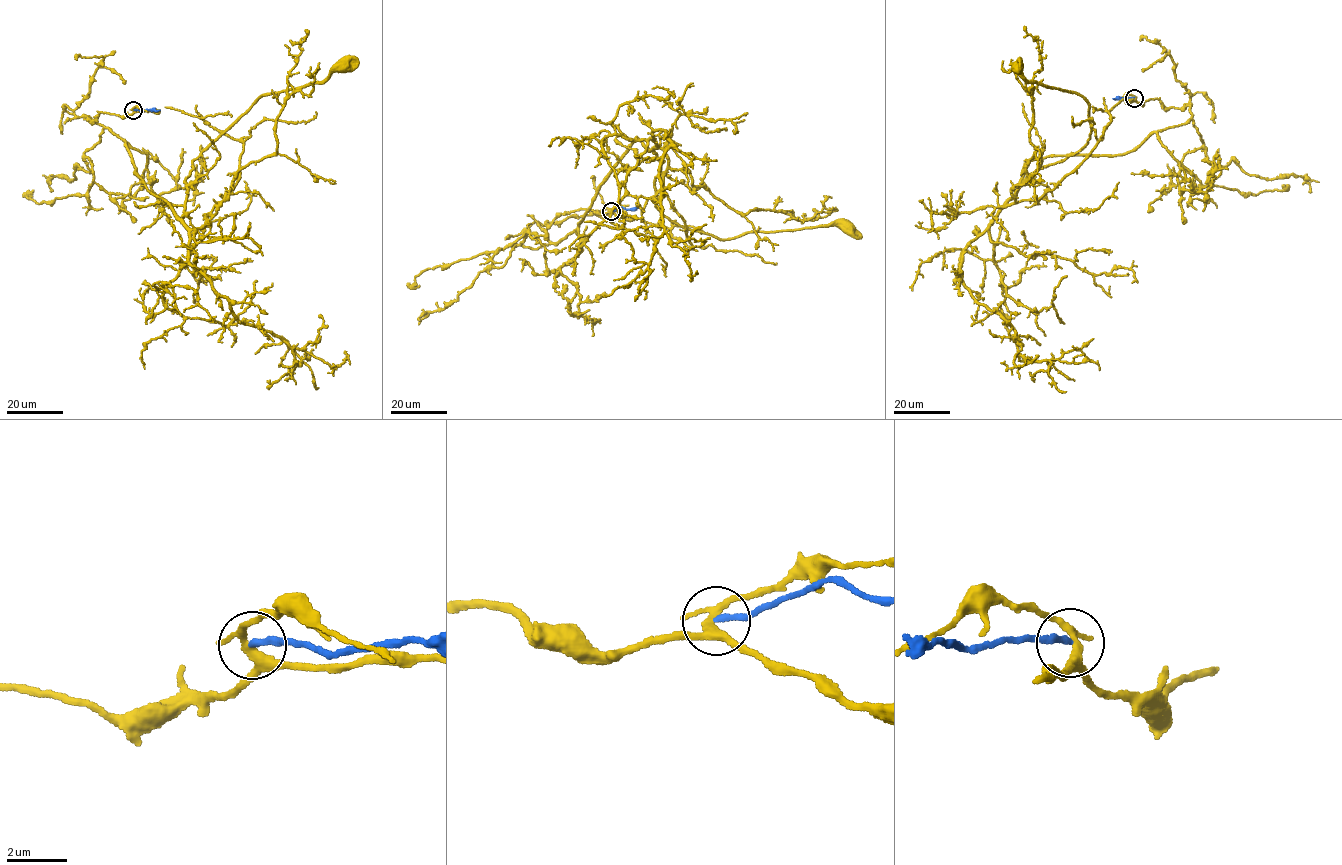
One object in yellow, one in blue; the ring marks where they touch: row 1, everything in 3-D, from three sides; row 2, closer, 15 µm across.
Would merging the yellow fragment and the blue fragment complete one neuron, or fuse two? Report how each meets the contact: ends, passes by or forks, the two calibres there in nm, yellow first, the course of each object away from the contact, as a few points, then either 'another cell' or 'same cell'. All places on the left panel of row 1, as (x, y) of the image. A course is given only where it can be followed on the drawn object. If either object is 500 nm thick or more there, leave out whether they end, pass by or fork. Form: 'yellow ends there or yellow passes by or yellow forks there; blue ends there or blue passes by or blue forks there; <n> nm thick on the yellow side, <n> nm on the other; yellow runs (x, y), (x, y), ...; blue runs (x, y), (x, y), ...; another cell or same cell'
yellow forks there; blue ends there; 260 nm thick on the yellow side, 200 nm on the other; yellow runs (133, 110), (88, 119), (122, 139), (133, 172), (181, 218), (185, 181), (211, 142), (260, 97), (343, 68); blue runs (134, 110), (160, 110); another cell

